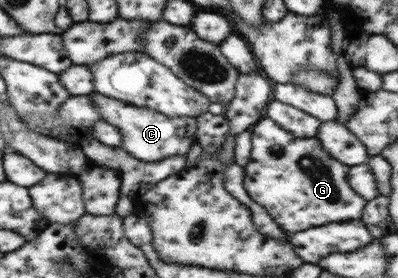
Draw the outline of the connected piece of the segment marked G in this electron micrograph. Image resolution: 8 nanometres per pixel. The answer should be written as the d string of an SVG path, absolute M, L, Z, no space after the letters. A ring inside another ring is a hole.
M267 117L253 126L251 133L252 148L249 163L244 167L244 186L249 197L262 205L283 231L292 235L311 227L360 219L368 201L351 189L347 181L350 167L329 155L317 136L295 137Z

